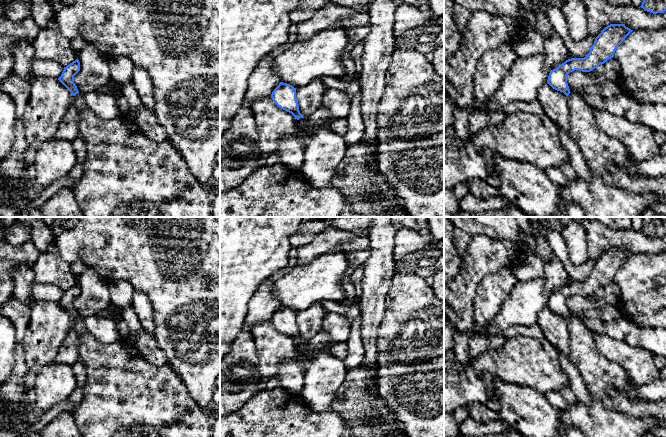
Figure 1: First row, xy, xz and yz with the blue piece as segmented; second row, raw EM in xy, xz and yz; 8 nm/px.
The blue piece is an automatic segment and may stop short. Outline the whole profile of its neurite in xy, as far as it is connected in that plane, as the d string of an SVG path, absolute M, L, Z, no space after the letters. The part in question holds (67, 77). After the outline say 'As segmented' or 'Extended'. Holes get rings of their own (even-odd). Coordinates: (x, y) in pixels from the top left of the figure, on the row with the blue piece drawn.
M78 59L64 67L64 70L58 80L71 92L73 96L79 93L74 83L74 76L80 71L80 62Z. As segmented

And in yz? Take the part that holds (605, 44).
M610 24L595 38L589 53L584 58L571 58L550 71L547 83L555 90L568 96L571 92L567 83L567 75L579 70L590 72L600 64L614 57L617 47L632 32L624 24Z. As segmented

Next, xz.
M280 82L271 98L279 108L291 113L297 120L304 117L299 111L296 88L292 85Z. As segmented

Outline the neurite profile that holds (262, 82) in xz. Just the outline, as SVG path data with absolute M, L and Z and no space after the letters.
M268 54L251 74L244 98L244 106L249 107L257 99L271 96L279 85L280 80L272 69L273 59L274 57Z

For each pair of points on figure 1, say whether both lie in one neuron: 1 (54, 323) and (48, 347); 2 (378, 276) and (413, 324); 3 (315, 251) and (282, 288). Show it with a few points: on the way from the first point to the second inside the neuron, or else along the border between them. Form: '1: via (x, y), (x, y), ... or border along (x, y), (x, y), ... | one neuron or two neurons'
1: via (48, 329), (48, 341) | one neuron
2: border along (397, 272), (391, 280), (383, 313) | two neurons
3: border along (323, 255), (306, 264), (297, 265) | two neurons

